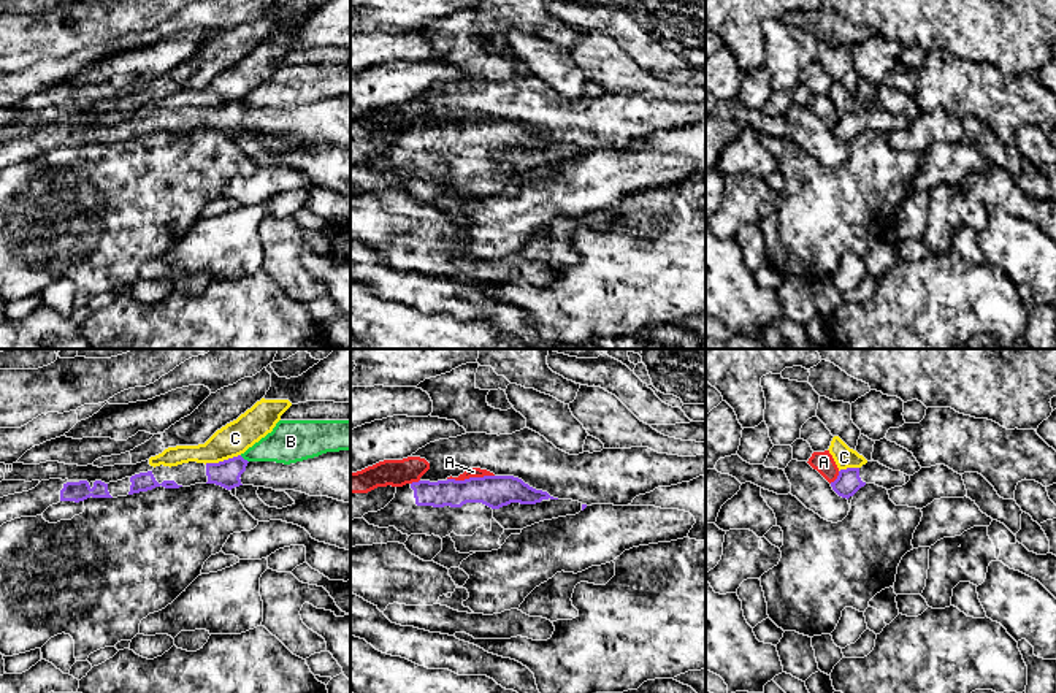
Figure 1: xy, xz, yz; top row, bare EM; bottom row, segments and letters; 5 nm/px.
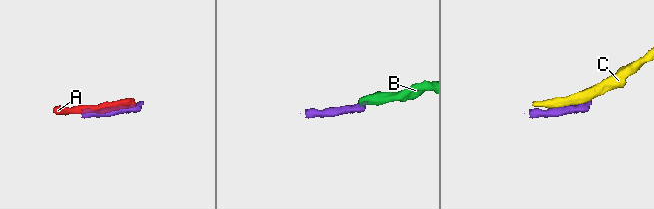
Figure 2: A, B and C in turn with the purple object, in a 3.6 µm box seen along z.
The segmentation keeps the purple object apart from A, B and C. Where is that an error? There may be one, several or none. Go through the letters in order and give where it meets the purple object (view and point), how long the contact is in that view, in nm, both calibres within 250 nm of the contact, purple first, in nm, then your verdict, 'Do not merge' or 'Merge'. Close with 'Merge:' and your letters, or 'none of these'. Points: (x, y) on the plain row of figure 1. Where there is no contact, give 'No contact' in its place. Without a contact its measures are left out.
A: Touches purple at xz (470, 122). Shared border 240 nm. Thickness 160 nm (purple) against 50 nm. Do not merge
B: Touches purple at xy (243, 103). Shared border 60 nm. Thickness 140 nm (purple) against 200 nm. Do not merge
C: Touches purple at xy (224, 105). Shared border 190 nm. Thickness 140 nm (purple) against 170 nm. Do not merge
Merge: none of these

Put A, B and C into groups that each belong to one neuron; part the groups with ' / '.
A B / C

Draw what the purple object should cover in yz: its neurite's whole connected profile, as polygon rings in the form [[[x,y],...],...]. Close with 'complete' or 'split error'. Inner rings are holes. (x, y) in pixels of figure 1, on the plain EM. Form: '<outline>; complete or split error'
[[[867,106],[861,113],[840,114],[837,124],[831,127],[831,132],[839,141],[848,144],[866,128],[875,128],[891,135],[905,130],[909,125],[910,121],[901,116],[893,116],[878,106]]]; split error

